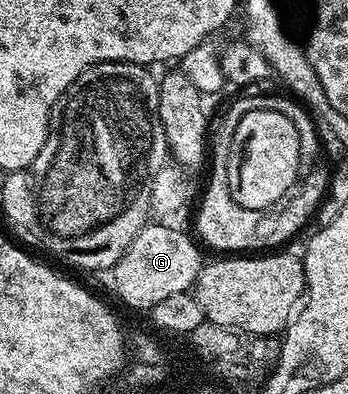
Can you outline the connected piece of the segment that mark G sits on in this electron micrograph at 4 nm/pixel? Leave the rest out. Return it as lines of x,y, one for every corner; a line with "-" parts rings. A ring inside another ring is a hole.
145,225
111,271
118,296
131,309
149,312
155,304
159,304
159,300
167,300
167,296
192,291
196,287
197,277
201,275
203,257
202,247
190,238
183,231
172,230
169,226

